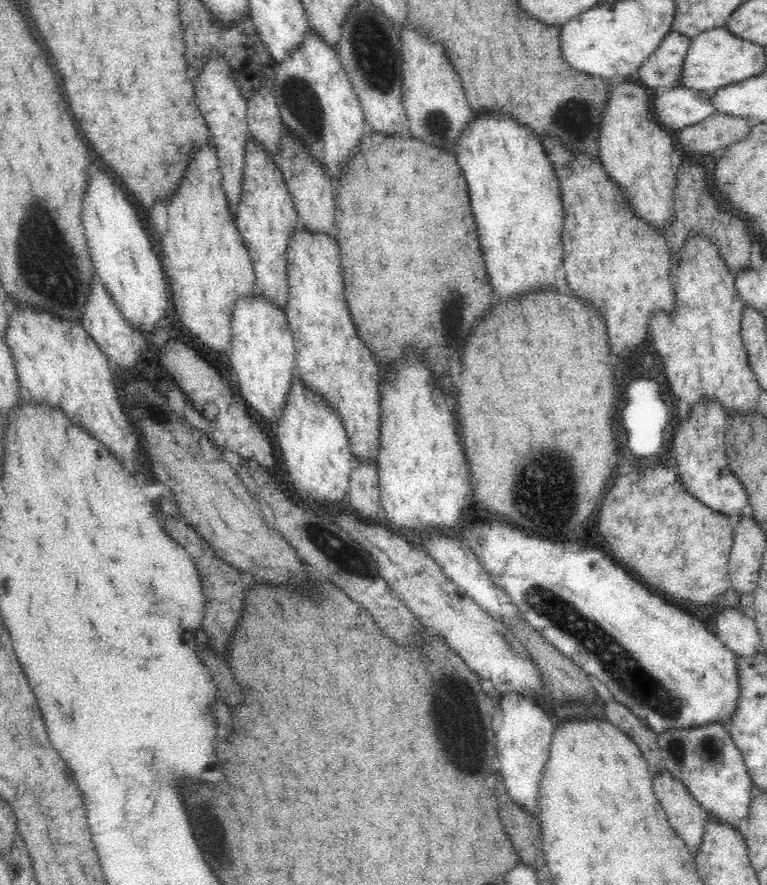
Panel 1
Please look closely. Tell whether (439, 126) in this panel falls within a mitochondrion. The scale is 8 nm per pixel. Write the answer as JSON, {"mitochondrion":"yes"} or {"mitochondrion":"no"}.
{"mitochondrion":"yes"}

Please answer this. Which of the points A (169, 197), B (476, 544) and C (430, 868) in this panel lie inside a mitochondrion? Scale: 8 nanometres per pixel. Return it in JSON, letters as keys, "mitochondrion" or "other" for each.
{"A":"other","B":"other","C":"other"}

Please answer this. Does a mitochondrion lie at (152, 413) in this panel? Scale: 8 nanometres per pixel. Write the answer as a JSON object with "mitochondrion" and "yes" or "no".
{"mitochondrion":"yes"}

